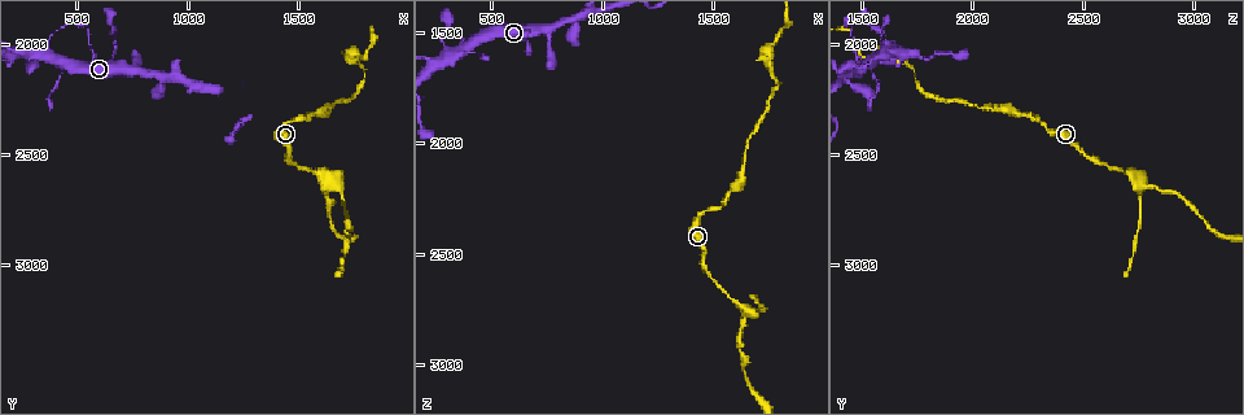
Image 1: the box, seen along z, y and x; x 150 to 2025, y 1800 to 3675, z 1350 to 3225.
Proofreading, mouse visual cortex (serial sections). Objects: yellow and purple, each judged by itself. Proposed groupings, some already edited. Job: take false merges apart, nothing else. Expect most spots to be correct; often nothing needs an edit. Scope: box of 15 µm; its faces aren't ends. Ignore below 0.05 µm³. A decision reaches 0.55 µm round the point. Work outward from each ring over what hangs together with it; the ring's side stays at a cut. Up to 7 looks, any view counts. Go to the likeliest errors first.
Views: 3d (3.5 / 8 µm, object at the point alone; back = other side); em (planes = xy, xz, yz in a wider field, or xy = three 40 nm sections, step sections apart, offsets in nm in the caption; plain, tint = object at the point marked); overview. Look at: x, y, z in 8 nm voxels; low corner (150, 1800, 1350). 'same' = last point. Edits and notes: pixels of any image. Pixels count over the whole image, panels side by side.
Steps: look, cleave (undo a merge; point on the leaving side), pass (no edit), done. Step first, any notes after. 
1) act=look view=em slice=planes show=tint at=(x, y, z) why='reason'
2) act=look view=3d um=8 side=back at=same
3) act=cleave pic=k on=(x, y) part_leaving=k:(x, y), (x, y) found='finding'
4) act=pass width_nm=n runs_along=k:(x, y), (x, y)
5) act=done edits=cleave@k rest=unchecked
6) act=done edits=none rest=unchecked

act=look view=3d um=3.5 at=(1660, 2620, 2740)

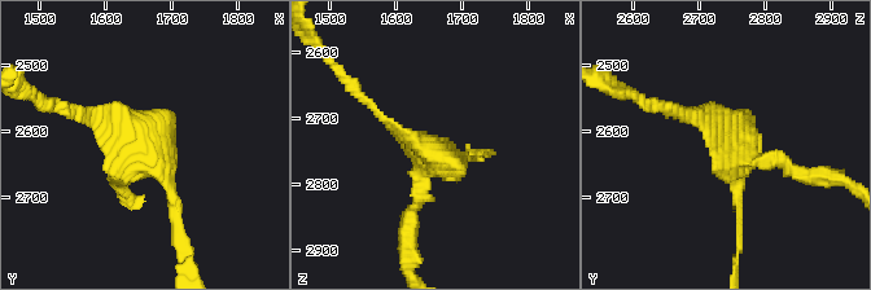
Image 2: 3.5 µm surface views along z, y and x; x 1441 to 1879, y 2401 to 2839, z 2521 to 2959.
act=look view=em slice=xy step=2 show=tint at=(1650, 2620, 2745)

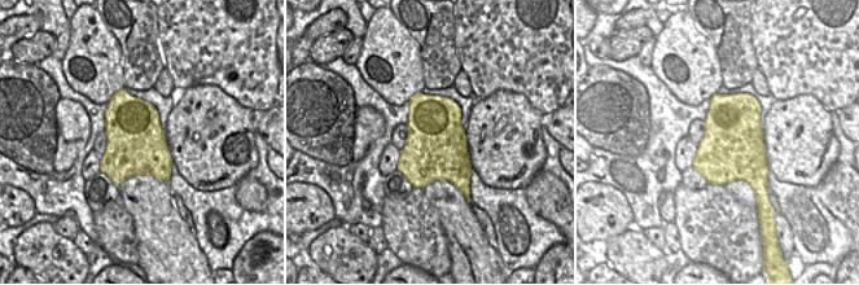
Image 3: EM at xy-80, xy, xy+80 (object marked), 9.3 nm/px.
act=cleave pic=2 on=(176, 228) part_leaving=2:(167, 180), (176, 207), (176, 271) found='a second cell is stuck on'

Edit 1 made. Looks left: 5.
act=look view=overview

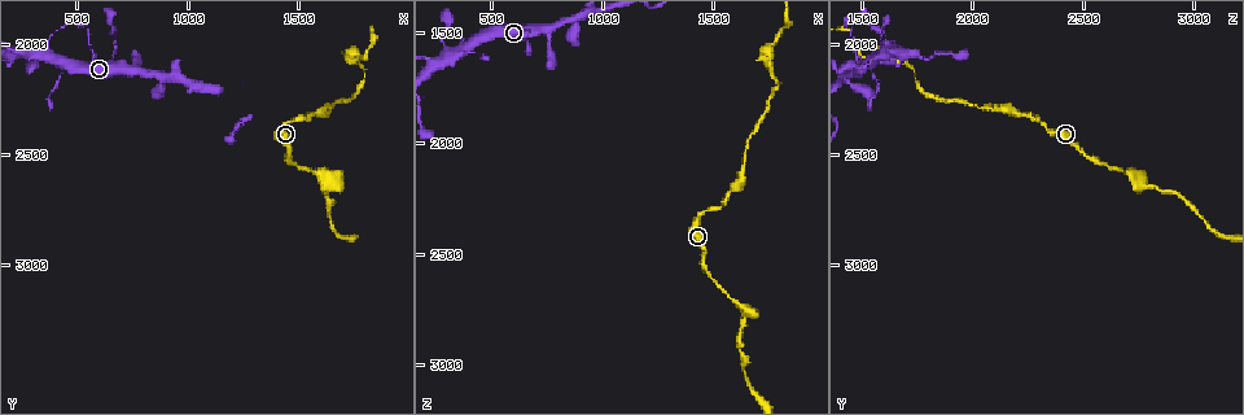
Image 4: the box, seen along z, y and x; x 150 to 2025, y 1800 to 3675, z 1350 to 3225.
act=look view=3d um=3.5 at=(660, 1970, 1610) why='abrupt turn'

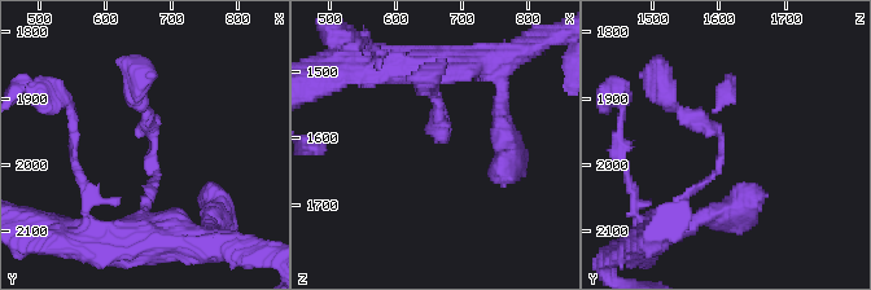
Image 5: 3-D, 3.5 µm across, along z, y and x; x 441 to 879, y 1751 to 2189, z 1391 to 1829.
act=look view=em slice=xy step=5 show=tint at=(665, 1975, 1600) arm_widths_nm=150,150

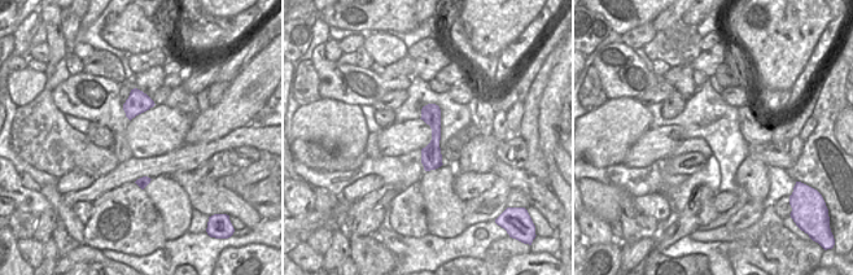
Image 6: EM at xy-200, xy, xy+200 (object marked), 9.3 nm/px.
act=pass runs_along=6:(432, 107), (434, 145), (427, 166) found='one cell here'

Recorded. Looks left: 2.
act=look view=3d um=3.5 side=back at=(1810, 2070, 1500) why='abrupt turn'

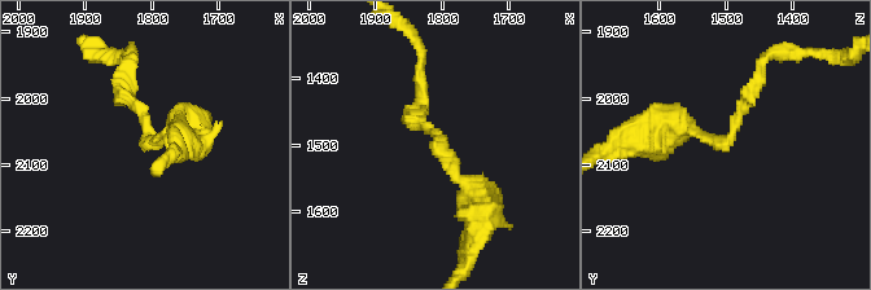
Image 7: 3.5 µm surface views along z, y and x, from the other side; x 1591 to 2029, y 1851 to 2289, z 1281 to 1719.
act=look view=em slice=xy step=2 show=tint at=(1800, 2070, 1505) arm_widths_nm=200,350 why='need the tissue'

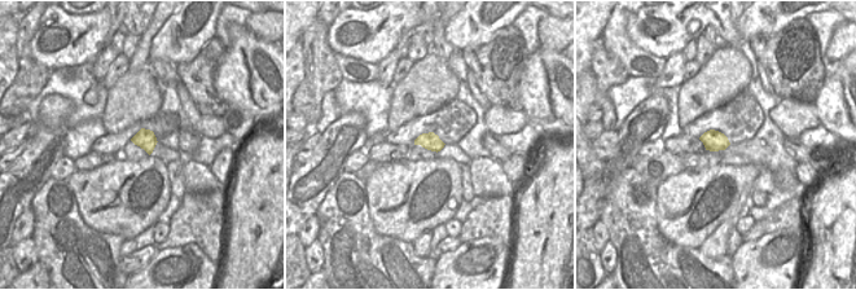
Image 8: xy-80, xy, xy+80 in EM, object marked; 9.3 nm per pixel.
act=pass runs_along=7:(661, 139), (723, 143), (760, 71) found='all the same cell'

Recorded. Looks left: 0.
act=done edits=cleave@2 rest=unchecked

